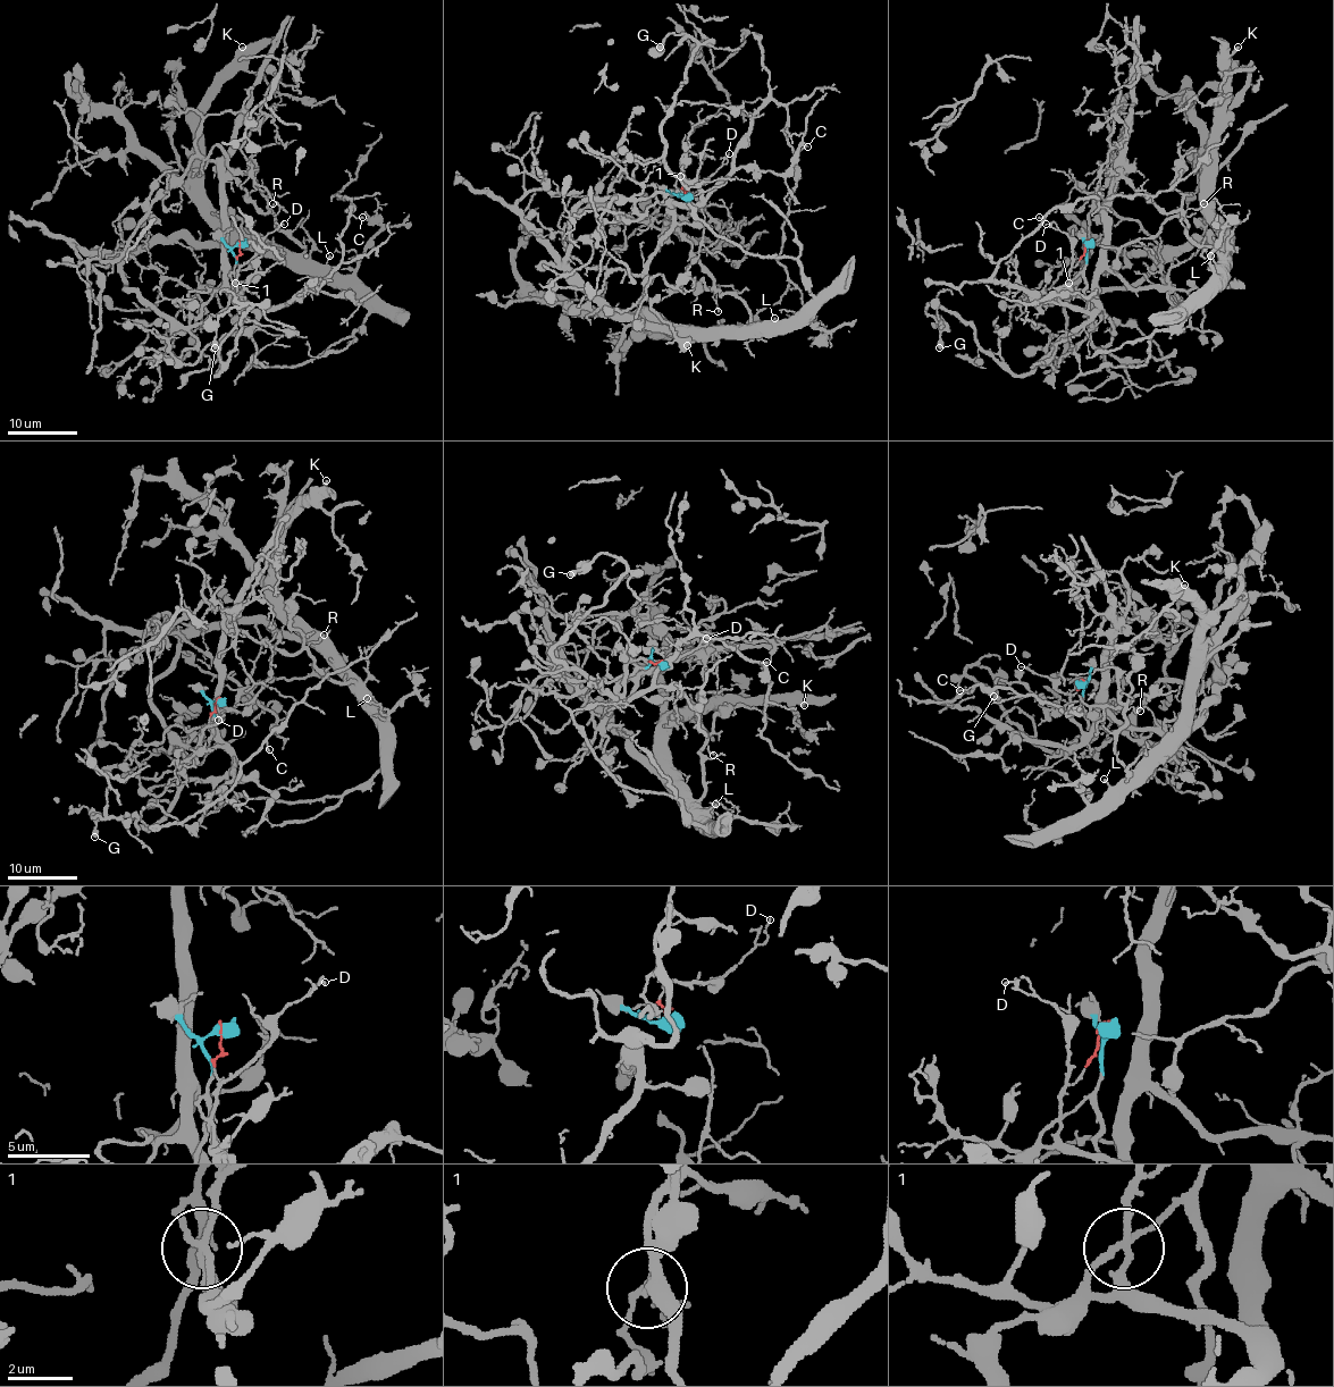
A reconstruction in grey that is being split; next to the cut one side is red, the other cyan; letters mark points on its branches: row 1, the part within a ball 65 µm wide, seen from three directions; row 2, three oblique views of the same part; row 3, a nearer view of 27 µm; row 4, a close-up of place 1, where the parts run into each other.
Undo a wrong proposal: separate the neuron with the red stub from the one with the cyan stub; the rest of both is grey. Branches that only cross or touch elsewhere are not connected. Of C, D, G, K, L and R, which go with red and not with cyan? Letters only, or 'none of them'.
C, D, G

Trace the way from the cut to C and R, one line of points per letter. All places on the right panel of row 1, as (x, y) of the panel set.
C: (1091, 242), (1068, 288), (1089, 297), (1091, 311), (996, 282), (992, 271), (1046, 216), (1038, 217)
R: (1091, 242), (1091, 326), (1096, 291), (1134, 287), (1206, 238), (1221, 255), (1185, 232), (1205, 203)

